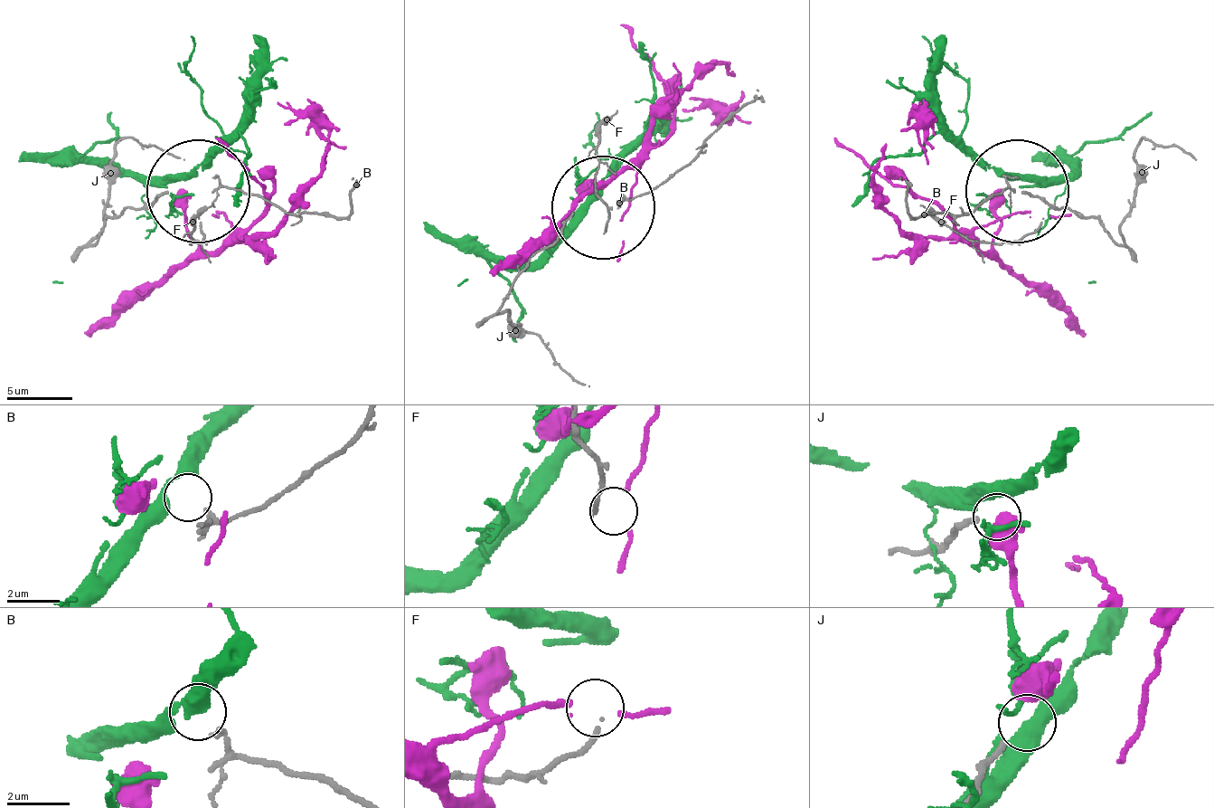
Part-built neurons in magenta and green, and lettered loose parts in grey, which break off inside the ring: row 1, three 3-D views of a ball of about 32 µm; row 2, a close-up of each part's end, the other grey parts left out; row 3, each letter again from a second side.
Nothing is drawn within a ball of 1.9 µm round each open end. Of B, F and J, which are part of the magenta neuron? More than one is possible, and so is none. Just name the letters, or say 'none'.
none

